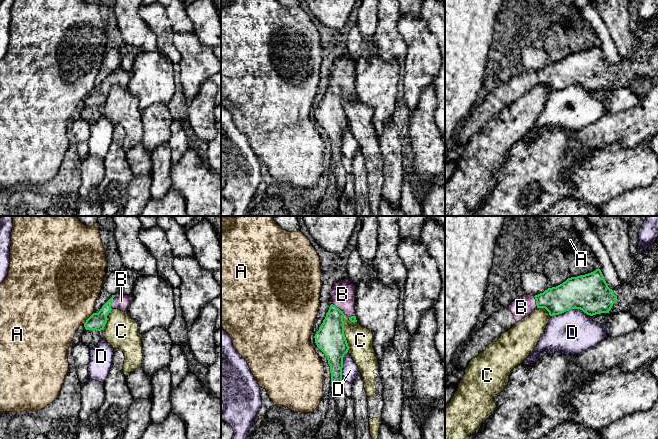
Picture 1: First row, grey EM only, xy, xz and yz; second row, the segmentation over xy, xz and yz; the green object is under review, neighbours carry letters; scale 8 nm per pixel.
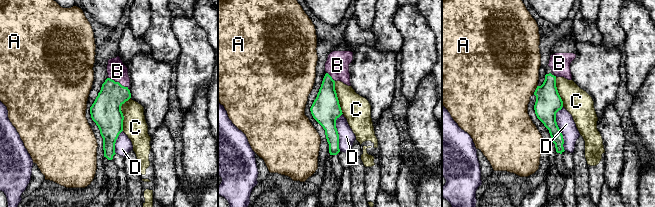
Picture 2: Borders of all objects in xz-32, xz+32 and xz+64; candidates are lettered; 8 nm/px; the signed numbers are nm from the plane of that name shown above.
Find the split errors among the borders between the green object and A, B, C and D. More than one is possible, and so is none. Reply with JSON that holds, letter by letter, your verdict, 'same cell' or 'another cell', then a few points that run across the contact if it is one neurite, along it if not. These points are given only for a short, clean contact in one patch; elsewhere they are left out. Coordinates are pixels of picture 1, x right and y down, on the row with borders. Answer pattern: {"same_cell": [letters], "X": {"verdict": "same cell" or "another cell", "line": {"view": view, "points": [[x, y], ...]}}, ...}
{"same_cell": ["B"], "A": {"verdict": "another cell"}, "B": {"verdict": "same cell", "line": {"view": "xy", "points": [[97, 321], [111, 302], [121, 301]]}}, "C": {"verdict": "another cell"}, "D": {"verdict": "another cell"}}

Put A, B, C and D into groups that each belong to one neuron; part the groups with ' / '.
A / B / C / D

